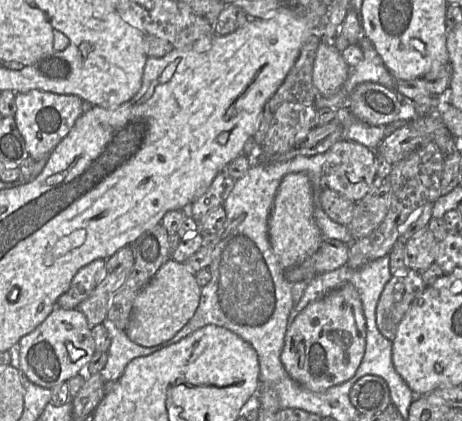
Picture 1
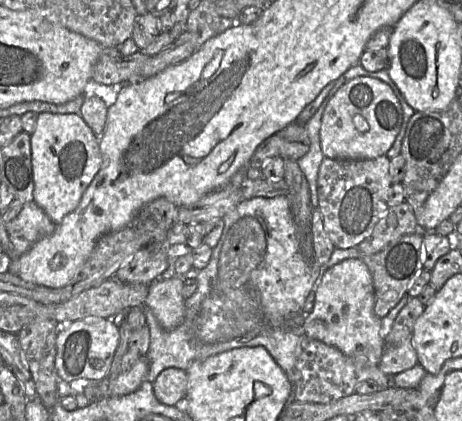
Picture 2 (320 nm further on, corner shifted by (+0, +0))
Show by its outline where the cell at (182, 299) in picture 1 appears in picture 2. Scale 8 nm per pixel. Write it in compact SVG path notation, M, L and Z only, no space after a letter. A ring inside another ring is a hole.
M165 275L149 286L144 305L149 308L164 330L173 330L184 320L184 278Z

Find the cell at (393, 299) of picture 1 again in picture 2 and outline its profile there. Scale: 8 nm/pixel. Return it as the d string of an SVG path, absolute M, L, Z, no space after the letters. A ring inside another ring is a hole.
M411 297L400 310L389 335L384 339L384 349L379 362L380 370L394 376L418 364L413 345L414 325L425 309L418 297Z

